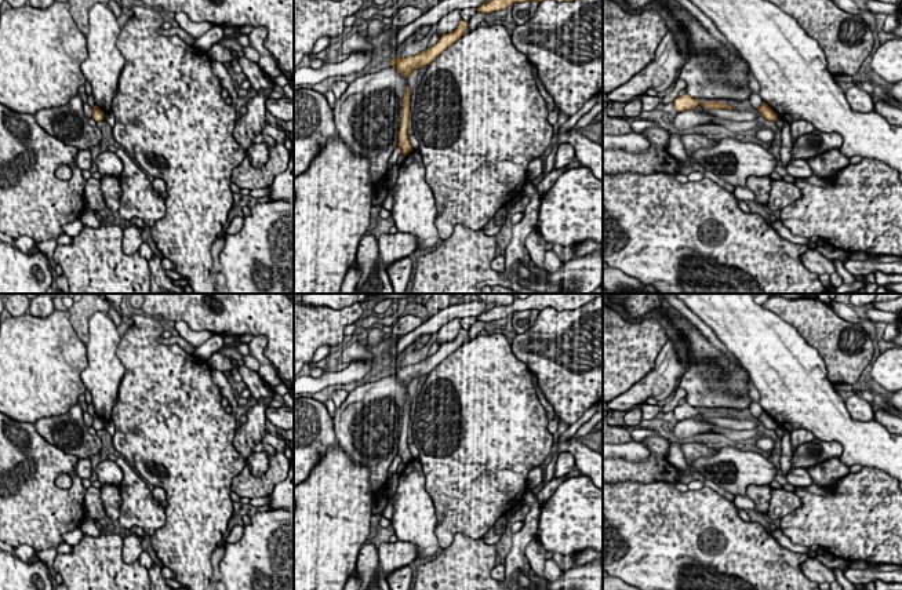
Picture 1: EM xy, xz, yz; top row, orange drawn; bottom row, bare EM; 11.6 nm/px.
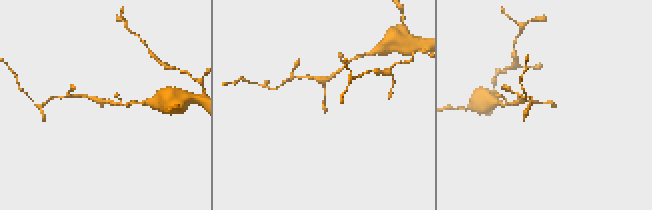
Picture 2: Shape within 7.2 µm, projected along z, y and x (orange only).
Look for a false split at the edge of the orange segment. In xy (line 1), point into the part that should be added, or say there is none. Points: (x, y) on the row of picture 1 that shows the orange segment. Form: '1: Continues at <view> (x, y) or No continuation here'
1: No continuation here

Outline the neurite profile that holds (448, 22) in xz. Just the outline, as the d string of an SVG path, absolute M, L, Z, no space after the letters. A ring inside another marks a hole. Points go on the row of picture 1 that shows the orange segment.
M452 10L437 22L437 34L454 32L461 21L461 10Z

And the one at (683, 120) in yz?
M684 110L679 112L674 117L670 117L673 125L679 130L690 130L692 127L710 127L710 121L714 119L713 114L701 110Z

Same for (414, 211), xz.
M412 149L400 165L390 211L399 233L417 237L417 250L432 248L440 238L434 226L436 200L425 181L425 172L419 150Z

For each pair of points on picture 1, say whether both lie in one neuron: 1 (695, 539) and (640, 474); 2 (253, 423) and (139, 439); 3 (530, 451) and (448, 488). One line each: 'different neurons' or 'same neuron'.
1: different neurons
2: different neurons
3: same neuron

